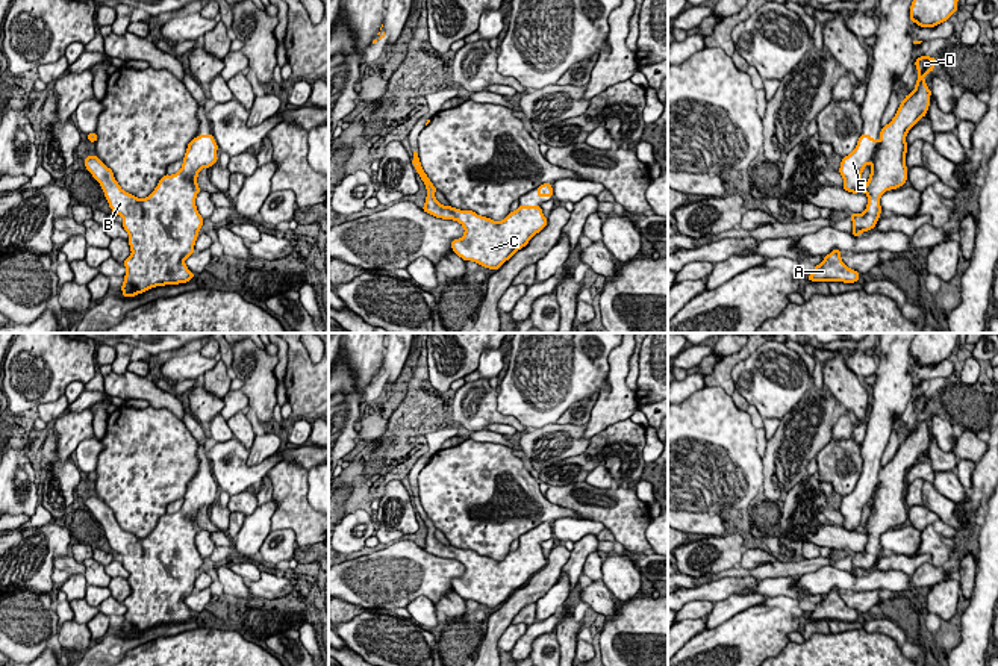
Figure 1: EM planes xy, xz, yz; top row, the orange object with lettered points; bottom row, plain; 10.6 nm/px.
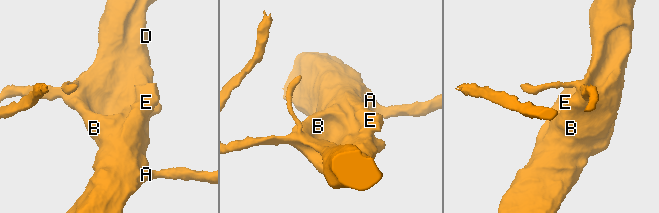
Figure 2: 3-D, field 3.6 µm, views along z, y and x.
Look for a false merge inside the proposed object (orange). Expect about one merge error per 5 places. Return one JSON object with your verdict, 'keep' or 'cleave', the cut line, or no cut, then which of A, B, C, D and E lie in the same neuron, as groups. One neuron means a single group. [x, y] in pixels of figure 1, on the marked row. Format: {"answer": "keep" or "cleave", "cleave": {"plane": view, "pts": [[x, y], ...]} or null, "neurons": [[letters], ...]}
{"answer": "keep", "cleave": null, "neurons": [["A", "B", "C", "D", "E"]]}

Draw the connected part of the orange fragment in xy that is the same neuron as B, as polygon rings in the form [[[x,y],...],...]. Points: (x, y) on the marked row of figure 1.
[[[214,135],[194,138],[180,171],[165,174],[147,198],[123,191],[112,170],[97,156],[85,159],[86,170],[100,183],[112,212],[123,216],[121,224],[129,233],[132,254],[123,262],[127,269],[123,297],[186,283],[194,277],[185,259],[194,253],[203,226],[195,206],[200,192],[197,177],[201,168],[211,168],[218,160],[217,150]]]

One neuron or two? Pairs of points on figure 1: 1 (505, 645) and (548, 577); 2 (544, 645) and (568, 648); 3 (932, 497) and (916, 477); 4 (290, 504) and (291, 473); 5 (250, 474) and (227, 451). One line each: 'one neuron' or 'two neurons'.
1: two neurons
2: one neuron
3: two neurons
4: one neuron
5: one neuron

